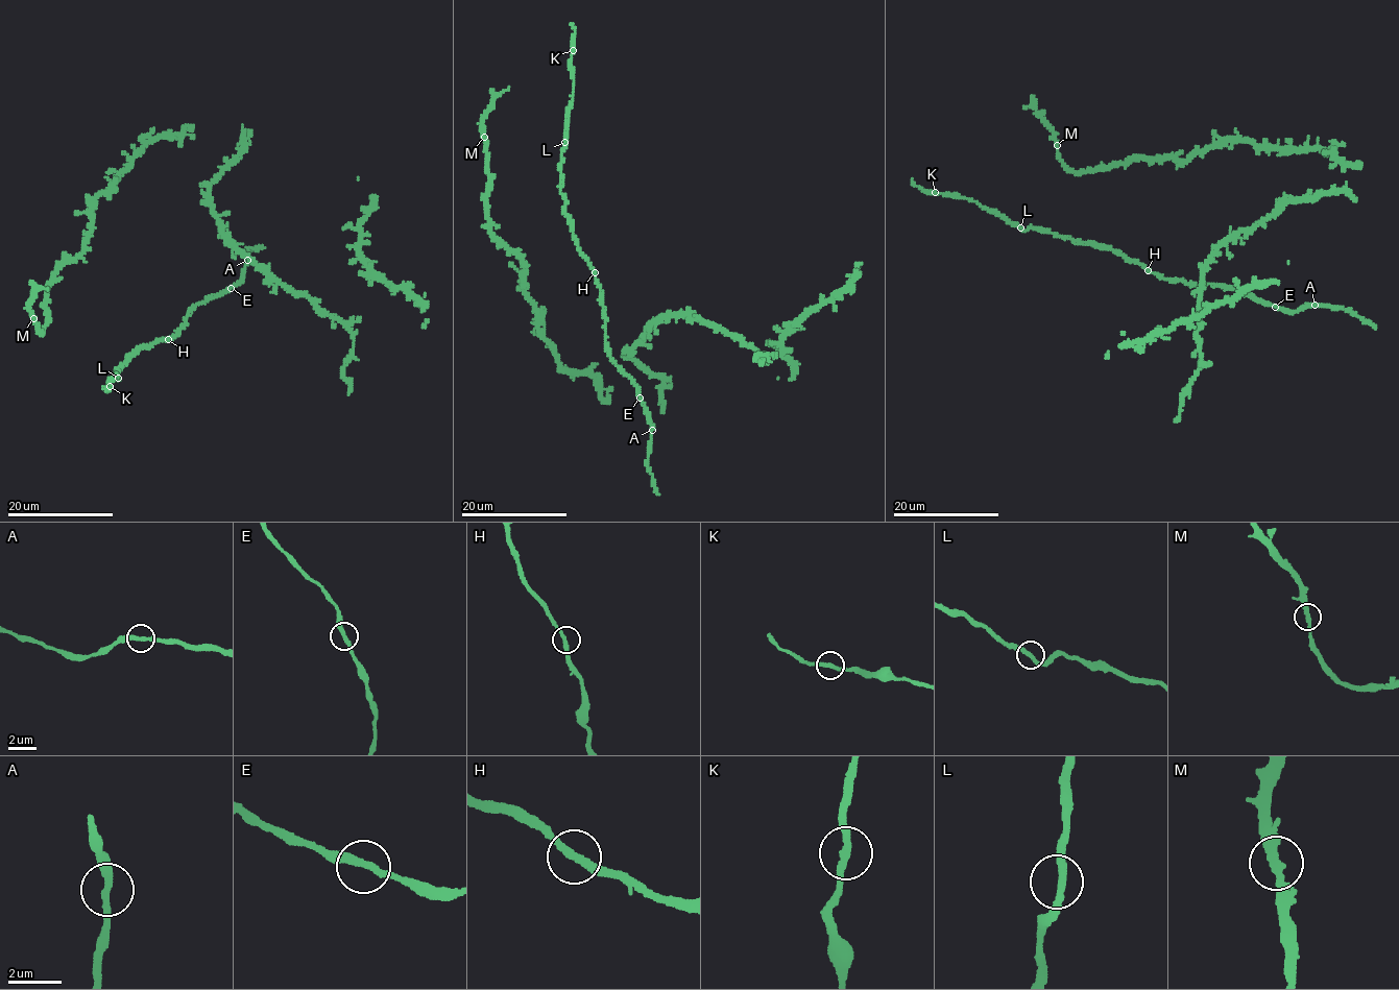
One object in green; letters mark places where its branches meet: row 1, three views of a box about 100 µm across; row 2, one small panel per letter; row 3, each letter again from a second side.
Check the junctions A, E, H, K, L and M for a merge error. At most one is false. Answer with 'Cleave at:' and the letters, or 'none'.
Cleave at: none

